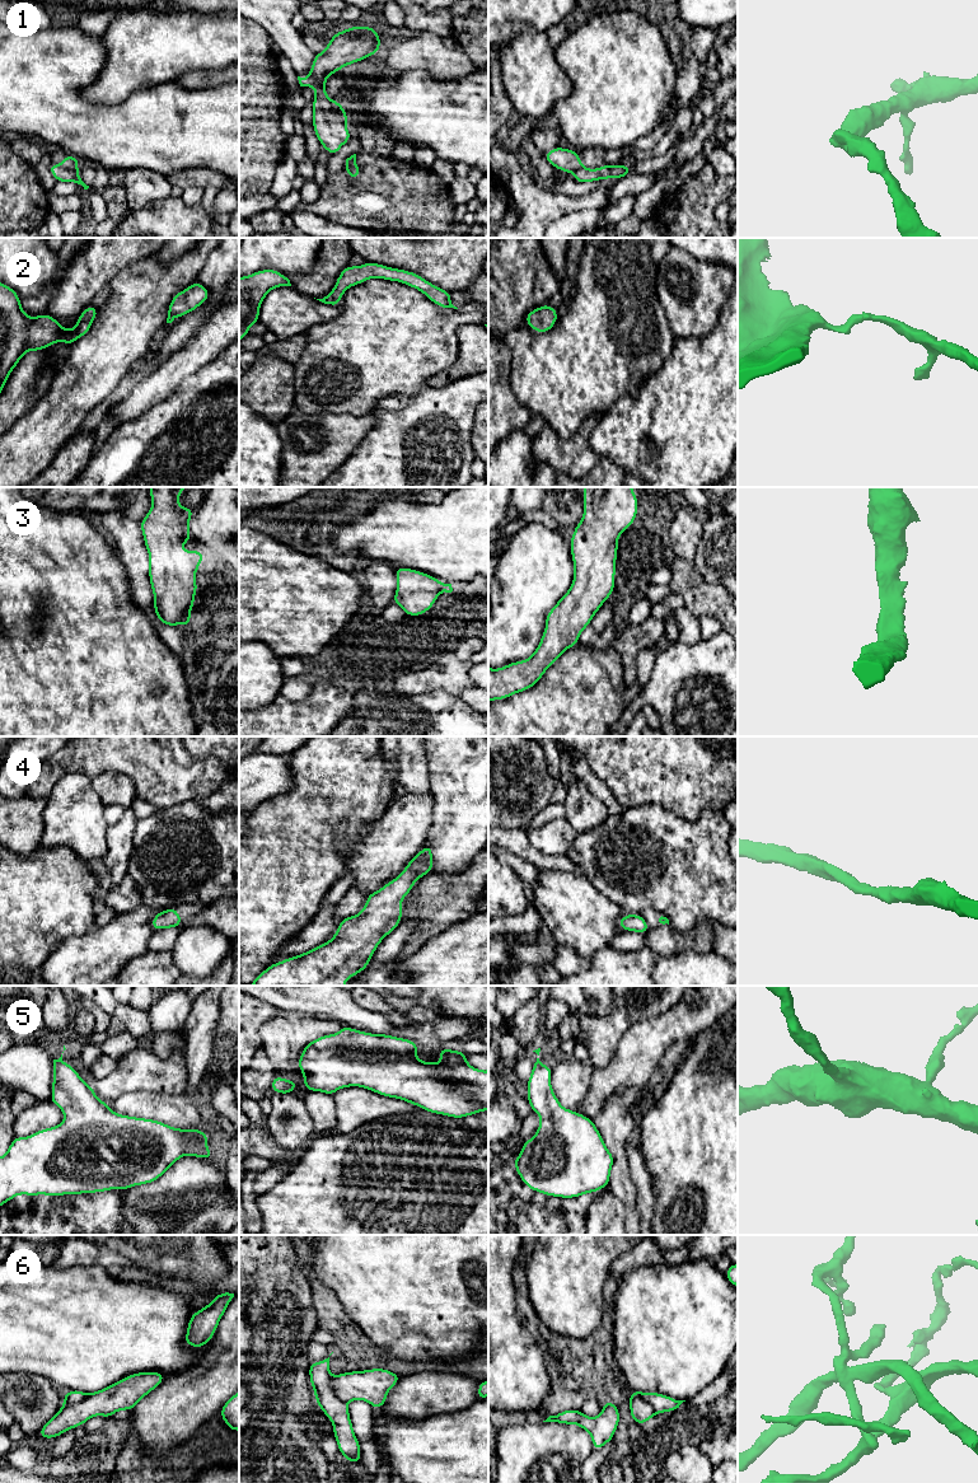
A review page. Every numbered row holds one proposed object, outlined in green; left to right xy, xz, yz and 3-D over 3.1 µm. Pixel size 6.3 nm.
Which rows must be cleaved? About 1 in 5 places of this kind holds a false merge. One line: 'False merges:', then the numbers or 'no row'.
False merges: 1, 6

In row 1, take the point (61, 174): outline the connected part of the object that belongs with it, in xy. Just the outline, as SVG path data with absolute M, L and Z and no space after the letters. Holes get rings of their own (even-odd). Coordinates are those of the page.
M51 164L48 169L57 182L65 182L65 183L74 182L74 183L81 184L84 190L89 188L89 186L86 186L81 181L78 169L67 169L67 168L64 168L61 164Z

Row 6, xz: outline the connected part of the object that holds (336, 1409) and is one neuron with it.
M329 1357L319 1362L310 1362L308 1371L317 1404L333 1424L333 1436L340 1454L348 1463L360 1463L360 1442L352 1428L347 1403L340 1400L329 1386L332 1380Z

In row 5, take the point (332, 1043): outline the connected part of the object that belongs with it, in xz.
M343 1025L338 1033L322 1035L308 1043L299 1057L298 1065L304 1075L304 1086L310 1093L320 1091L333 1095L340 1089L359 1086L383 1096L404 1100L434 1114L459 1119L488 1110L488 1070L481 1071L472 1067L467 1062L463 1051L440 1048L441 1061L439 1063L420 1061L416 1056L417 1051L418 1045L413 1040L388 1034L371 1034Z

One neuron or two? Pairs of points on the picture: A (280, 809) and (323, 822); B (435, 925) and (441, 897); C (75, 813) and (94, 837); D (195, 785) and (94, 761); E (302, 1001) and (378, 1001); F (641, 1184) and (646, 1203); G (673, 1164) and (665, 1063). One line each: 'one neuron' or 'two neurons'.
A: one neuron
B: one neuron
C: one neuron
D: one neuron
E: two neurons
F: one neuron
G: two neurons

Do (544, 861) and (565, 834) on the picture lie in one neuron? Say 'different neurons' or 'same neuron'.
different neurons

